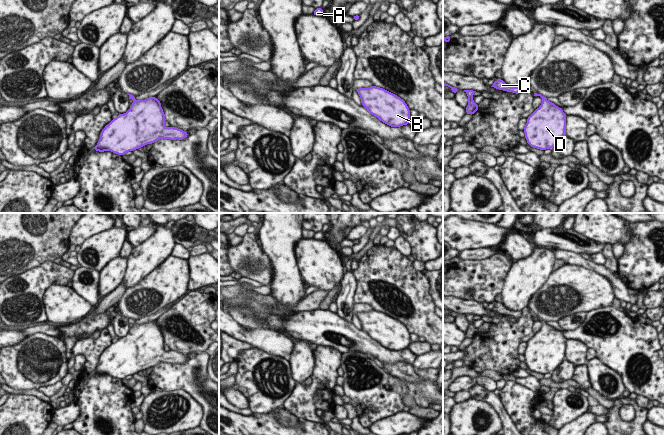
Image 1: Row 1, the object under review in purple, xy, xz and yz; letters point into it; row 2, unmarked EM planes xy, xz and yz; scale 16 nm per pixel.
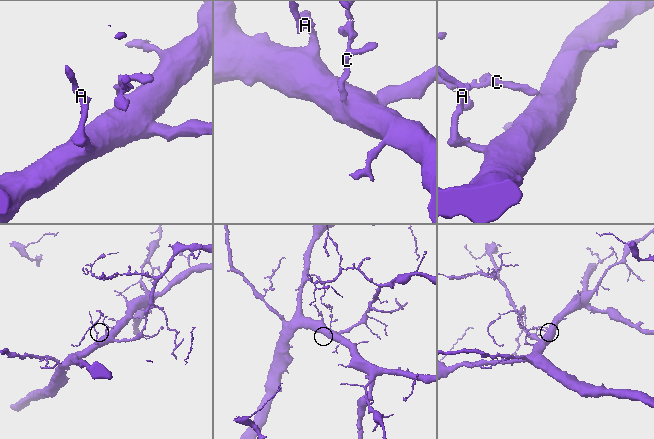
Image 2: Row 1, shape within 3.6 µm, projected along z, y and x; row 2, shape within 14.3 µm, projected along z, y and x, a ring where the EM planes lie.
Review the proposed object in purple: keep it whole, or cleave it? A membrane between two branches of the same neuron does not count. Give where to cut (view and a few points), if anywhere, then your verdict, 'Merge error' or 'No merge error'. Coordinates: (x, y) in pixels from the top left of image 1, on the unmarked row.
No split. No merge error

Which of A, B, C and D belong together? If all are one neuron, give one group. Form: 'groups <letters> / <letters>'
groups A B C D

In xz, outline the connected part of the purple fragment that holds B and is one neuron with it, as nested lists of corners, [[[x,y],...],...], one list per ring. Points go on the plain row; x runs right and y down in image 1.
[[[376,310],[358,312],[356,315],[362,330],[386,349],[400,351],[409,348],[410,333],[397,319]]]

